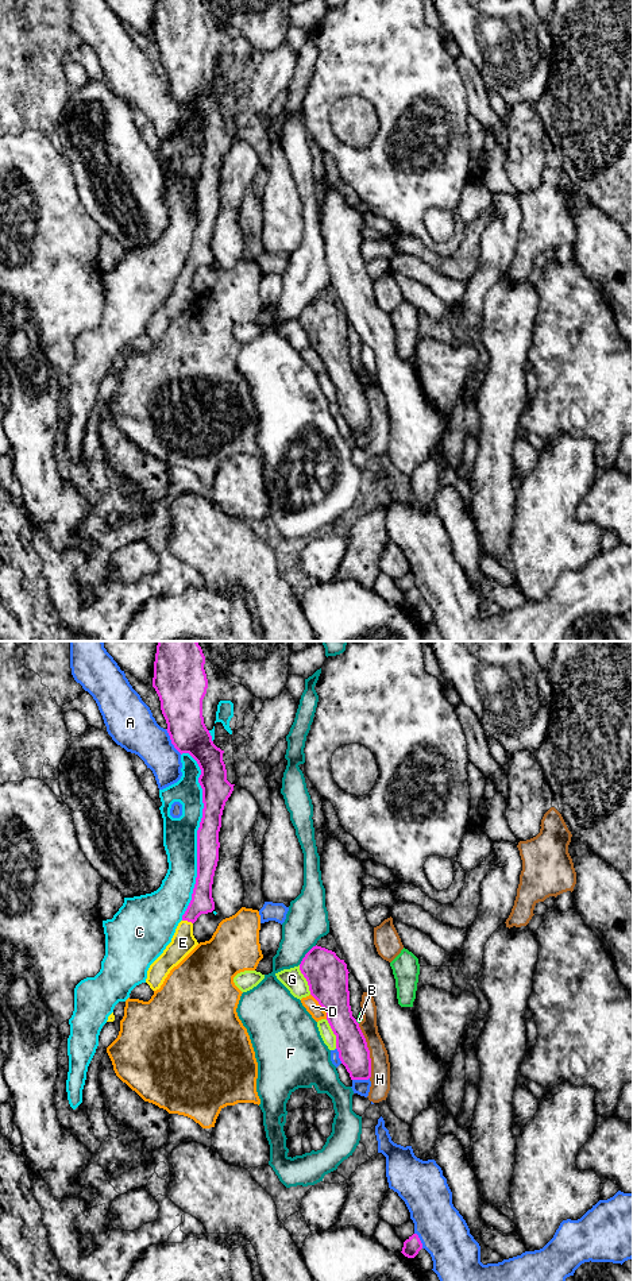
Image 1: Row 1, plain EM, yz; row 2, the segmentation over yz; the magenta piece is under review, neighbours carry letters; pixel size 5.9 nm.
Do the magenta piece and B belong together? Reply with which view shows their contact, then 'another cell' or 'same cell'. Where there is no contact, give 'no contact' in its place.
yz | another cell

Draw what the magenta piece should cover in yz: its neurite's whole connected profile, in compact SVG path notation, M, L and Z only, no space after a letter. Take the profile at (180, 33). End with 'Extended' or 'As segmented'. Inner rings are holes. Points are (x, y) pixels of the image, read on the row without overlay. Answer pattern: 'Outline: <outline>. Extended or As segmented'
Outline: M157 0L153 39L159 49L161 62L167 76L166 82L171 96L181 107L189 105L201 121L198 135L202 140L204 161L197 182L197 229L192 252L175 281L171 294L147 323L146 335L153 343L159 342L170 323L198 297L193 288L193 275L197 270L201 266L208 266L215 262L212 236L219 213L219 184L225 154L231 148L235 138L227 132L227 121L223 113L224 103L213 96L212 88L204 76L202 51L208 40L204 16L205 8L201 0Z. Extended

